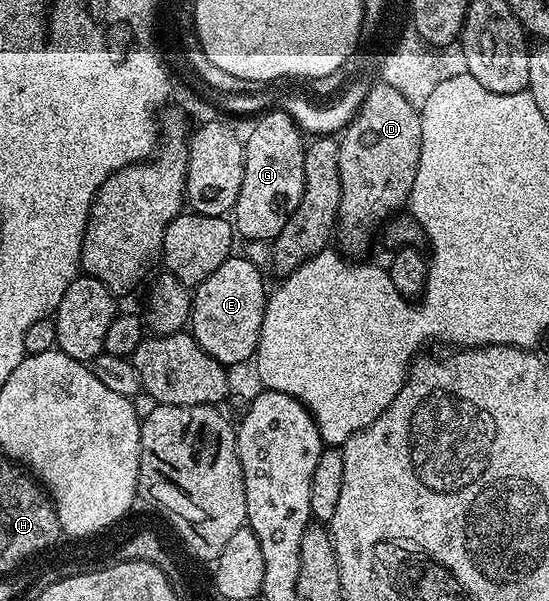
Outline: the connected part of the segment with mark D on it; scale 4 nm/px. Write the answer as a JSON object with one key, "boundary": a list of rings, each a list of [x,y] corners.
{"boundary":[[[375,84],[368,92],[359,111],[339,138],[341,168],[341,204],[337,223],[337,246],[344,255],[363,256],[371,246],[371,230],[378,231],[406,202],[412,201],[413,184],[417,180],[421,160],[421,120],[419,112],[392,85]]]}

